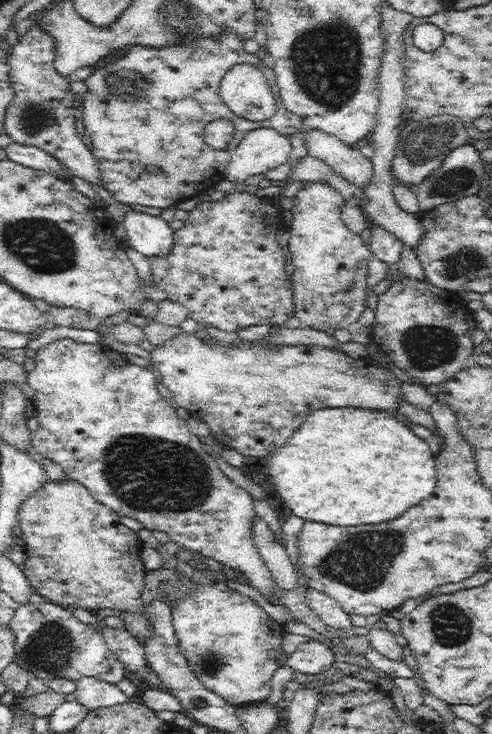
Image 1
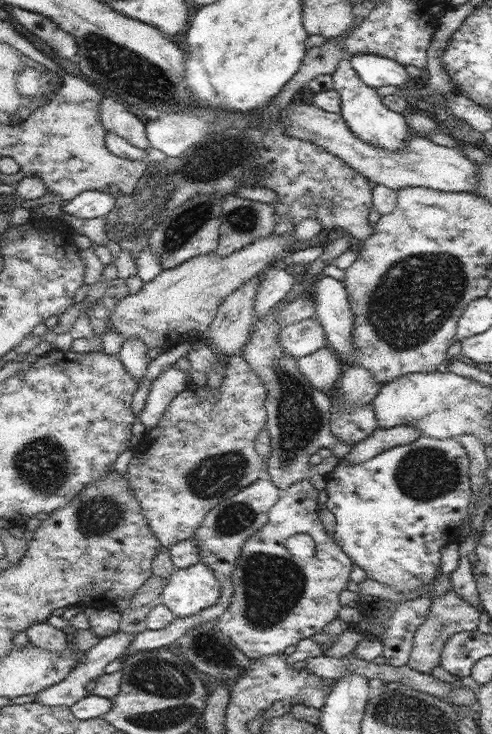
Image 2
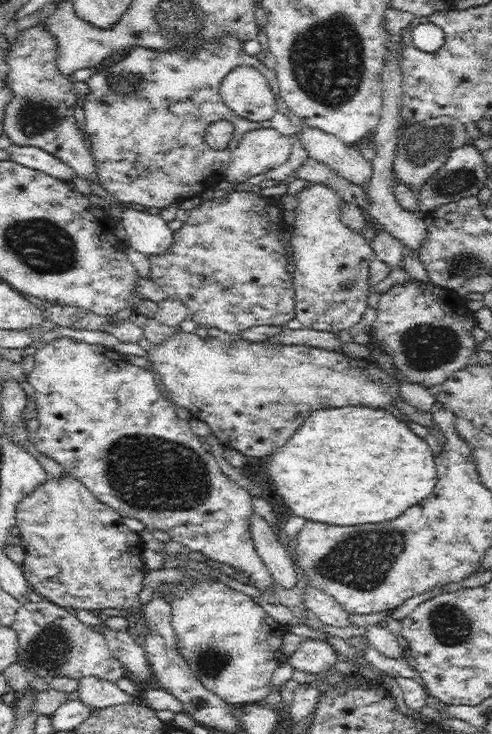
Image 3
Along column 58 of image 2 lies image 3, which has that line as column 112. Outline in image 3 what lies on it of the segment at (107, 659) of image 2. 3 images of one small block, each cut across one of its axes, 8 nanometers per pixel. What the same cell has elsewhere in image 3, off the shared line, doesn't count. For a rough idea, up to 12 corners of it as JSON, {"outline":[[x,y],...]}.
{"outline":[[96,676],[77,682],[78,699],[94,709],[140,701]]}

